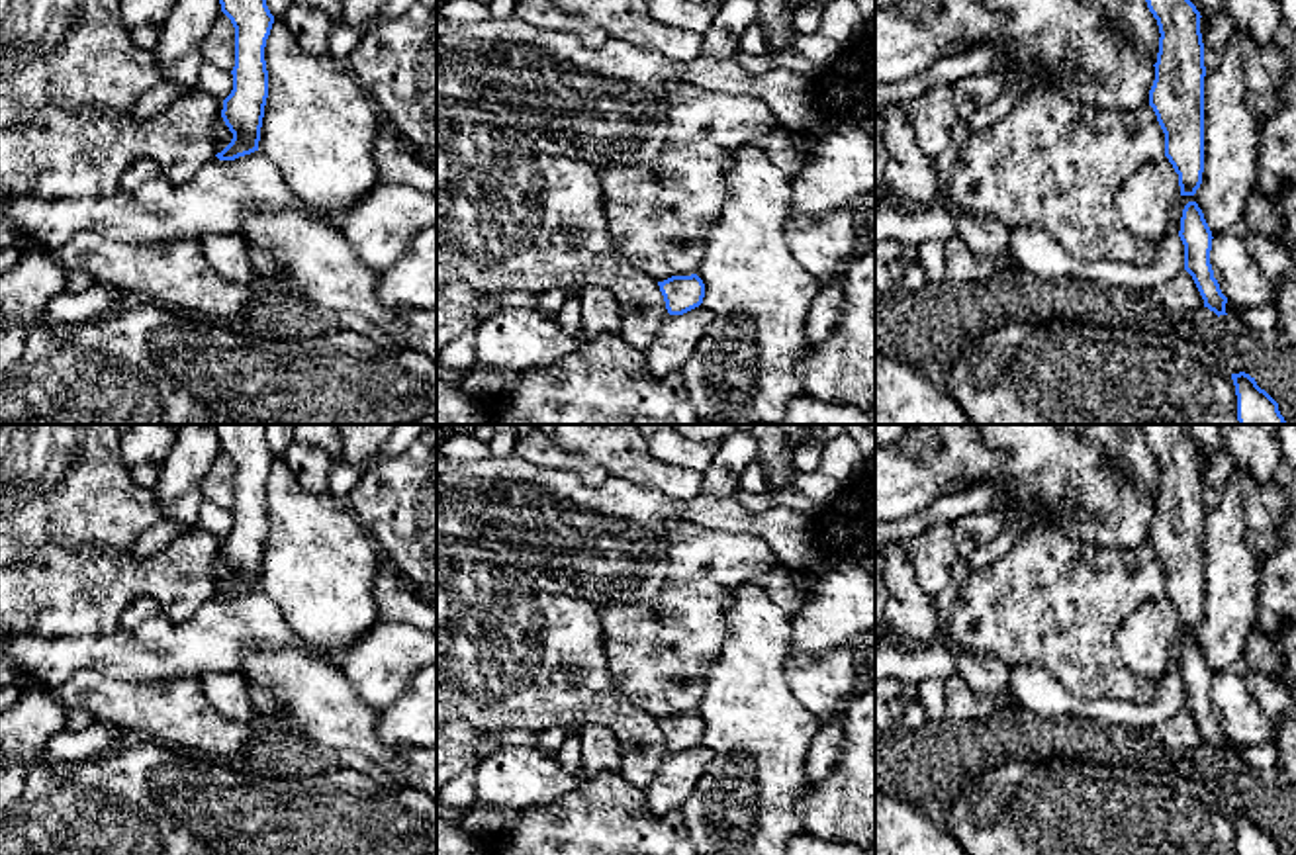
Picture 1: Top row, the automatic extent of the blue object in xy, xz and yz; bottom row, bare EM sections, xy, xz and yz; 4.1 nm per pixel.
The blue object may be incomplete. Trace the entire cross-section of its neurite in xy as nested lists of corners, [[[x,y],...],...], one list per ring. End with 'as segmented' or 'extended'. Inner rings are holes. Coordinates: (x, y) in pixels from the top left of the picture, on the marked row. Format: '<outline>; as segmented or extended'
[[[219,0],[221,12],[235,27],[233,90],[223,100],[221,117],[233,133],[231,143],[217,153],[219,160],[235,160],[258,151],[268,70],[264,47],[274,16],[266,0]]]; as segmented

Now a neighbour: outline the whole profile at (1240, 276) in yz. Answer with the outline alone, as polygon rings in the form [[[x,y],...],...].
[[[1214,237],[1210,264],[1222,293],[1235,307],[1257,309],[1276,303],[1273,282],[1239,237]]]

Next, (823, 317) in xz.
[[[824,284],[805,321],[805,333],[810,344],[816,344],[830,337],[840,321],[842,307],[844,292],[840,284]]]

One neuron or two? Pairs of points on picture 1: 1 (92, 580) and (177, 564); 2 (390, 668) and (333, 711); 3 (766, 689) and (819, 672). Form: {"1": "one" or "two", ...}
{"1": "one", "2": "two", "3": "two"}

